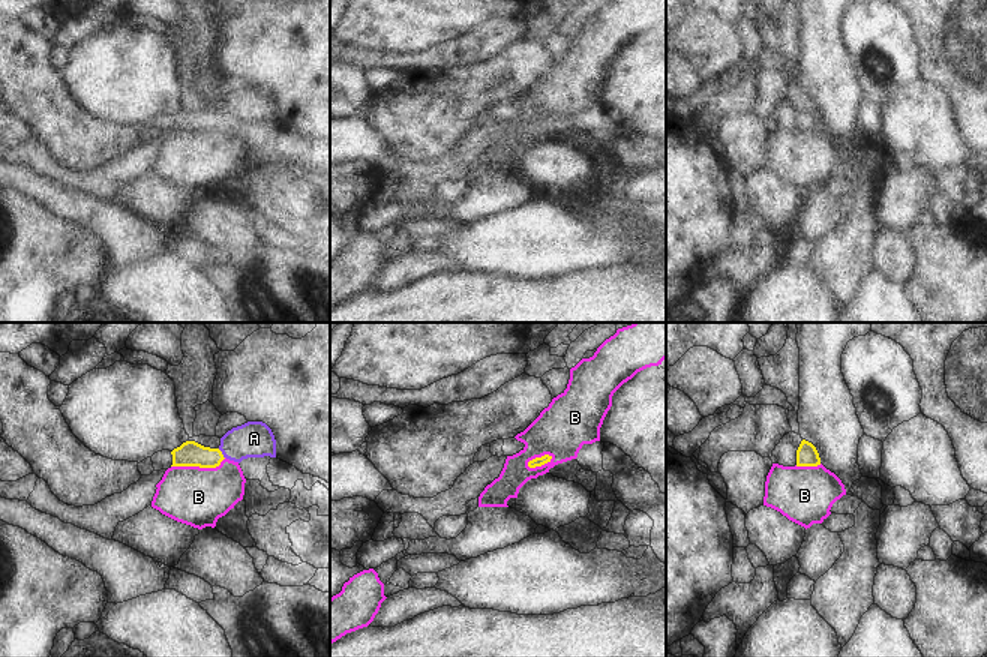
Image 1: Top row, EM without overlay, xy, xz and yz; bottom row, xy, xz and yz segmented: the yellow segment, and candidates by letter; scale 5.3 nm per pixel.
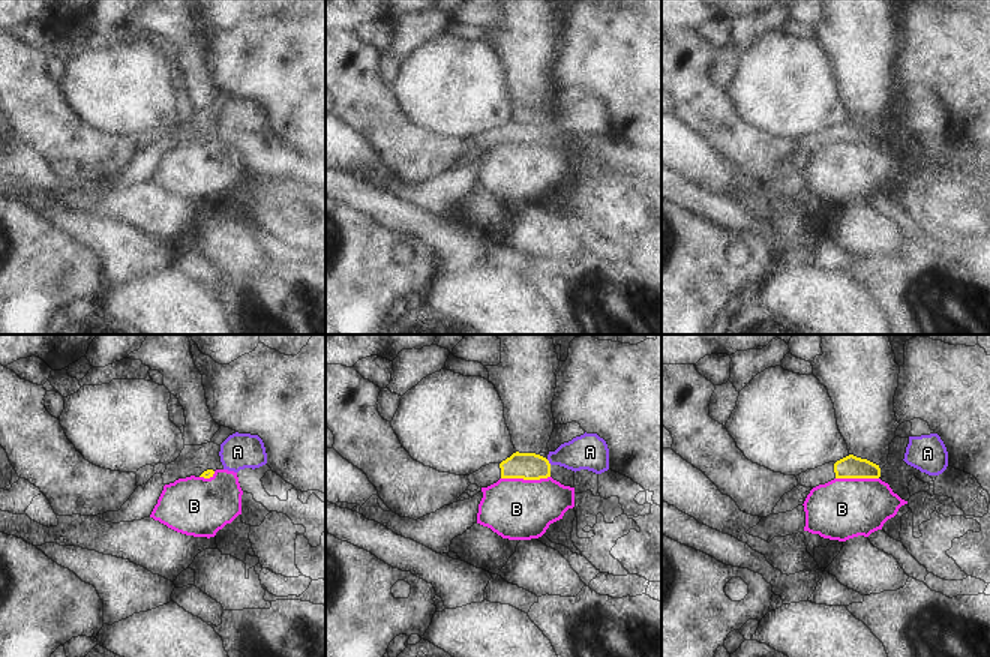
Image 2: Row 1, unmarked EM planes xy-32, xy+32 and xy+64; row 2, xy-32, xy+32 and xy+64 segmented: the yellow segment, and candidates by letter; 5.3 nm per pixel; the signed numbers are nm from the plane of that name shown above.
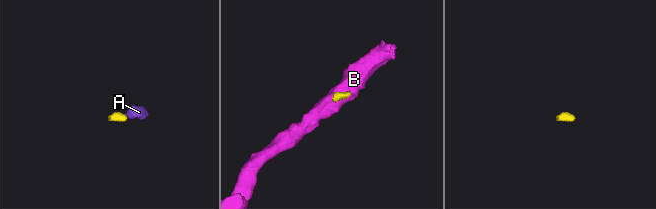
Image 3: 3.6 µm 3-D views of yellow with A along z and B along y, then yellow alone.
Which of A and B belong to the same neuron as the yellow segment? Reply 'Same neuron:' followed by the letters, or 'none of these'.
Same neuron: A.

